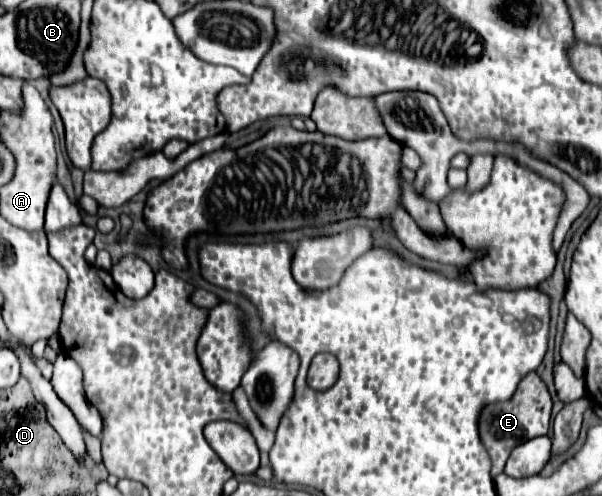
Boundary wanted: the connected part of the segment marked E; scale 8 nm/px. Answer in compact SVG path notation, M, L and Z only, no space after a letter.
M535 372L527 374L523 382L519 382L517 392L511 400L489 404L483 410L479 420L479 434L493 460L493 470L491 470L493 476L503 472L503 466L517 444L531 440L535 436L545 436L549 432L549 416L551 416L551 396L545 382Z

